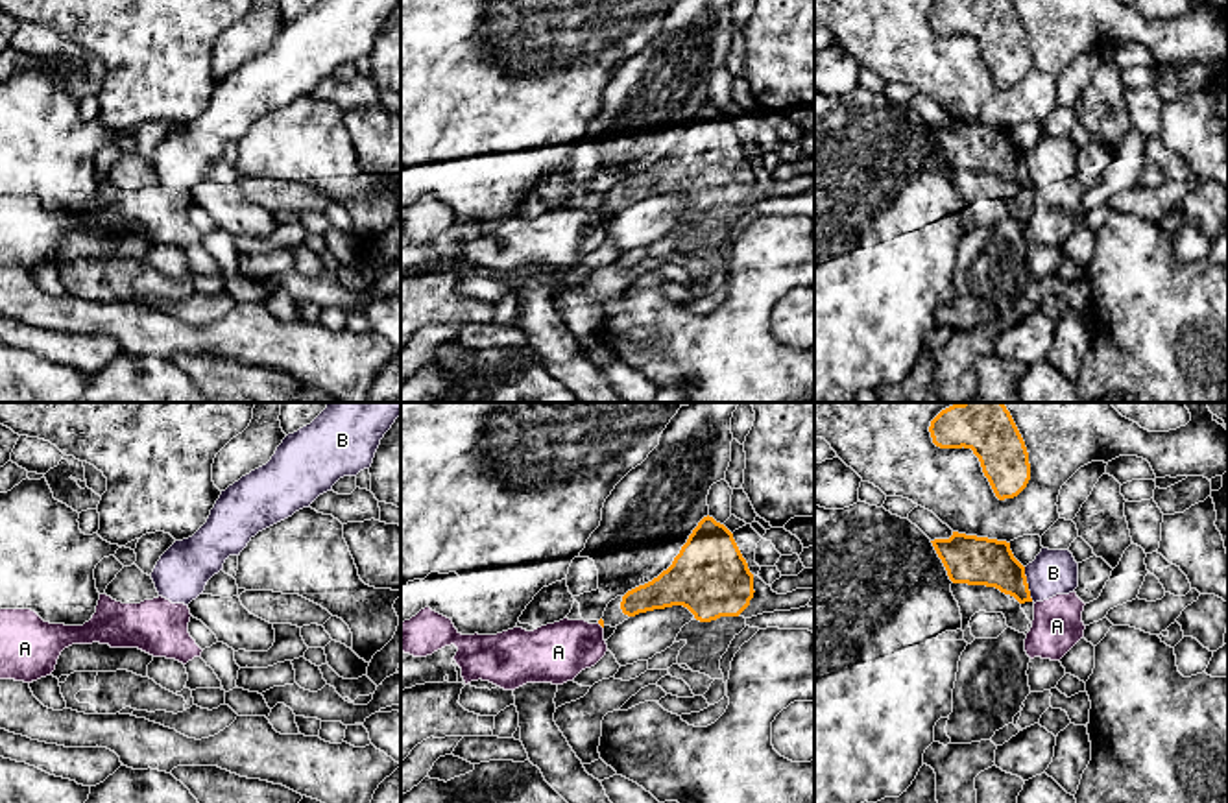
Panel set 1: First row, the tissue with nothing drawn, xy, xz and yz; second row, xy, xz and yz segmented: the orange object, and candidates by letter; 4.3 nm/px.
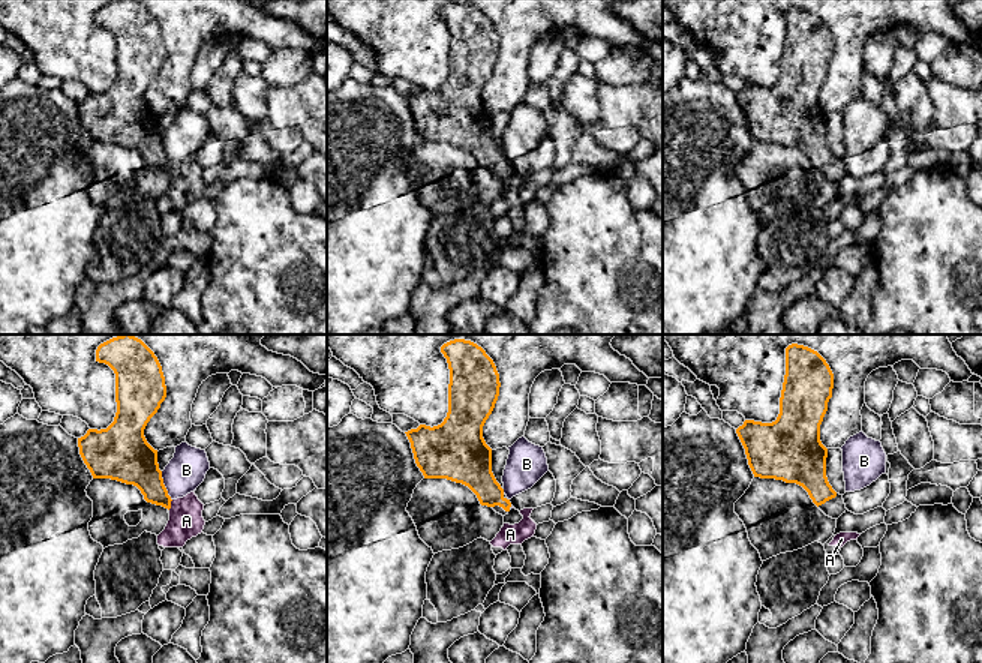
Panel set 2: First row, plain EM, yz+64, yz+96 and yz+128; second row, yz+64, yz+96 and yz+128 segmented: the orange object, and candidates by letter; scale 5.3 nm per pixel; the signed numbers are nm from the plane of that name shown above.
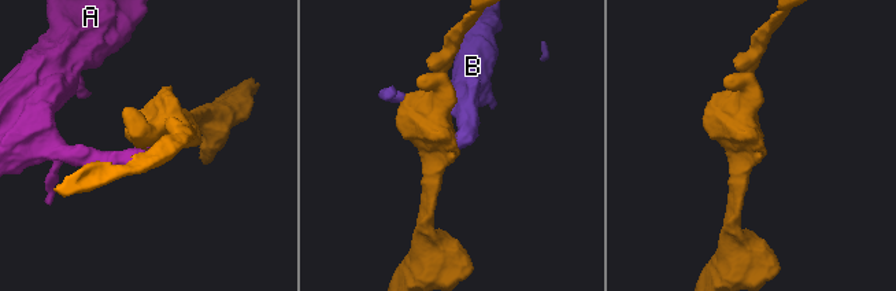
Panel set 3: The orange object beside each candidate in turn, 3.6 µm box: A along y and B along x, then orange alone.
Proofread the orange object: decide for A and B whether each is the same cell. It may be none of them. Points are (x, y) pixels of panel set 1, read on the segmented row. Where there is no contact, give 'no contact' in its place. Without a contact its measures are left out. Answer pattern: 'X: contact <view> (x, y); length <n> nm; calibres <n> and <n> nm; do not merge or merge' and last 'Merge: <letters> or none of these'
A: contact xz (601, 624); length 40 nm; calibres 20 and 260 nm; do not merge
B: contact yz (1027, 584); length 160 nm; calibres 200 and 190 nm; do not merge
Merge: none of these

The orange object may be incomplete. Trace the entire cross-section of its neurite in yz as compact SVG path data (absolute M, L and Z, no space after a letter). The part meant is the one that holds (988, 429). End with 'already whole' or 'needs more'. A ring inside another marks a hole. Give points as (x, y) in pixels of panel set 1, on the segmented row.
M962 402L929 426L940 449L971 449L999 500L1017 497L1030 480L1025 441L1003 402Z | already whole

